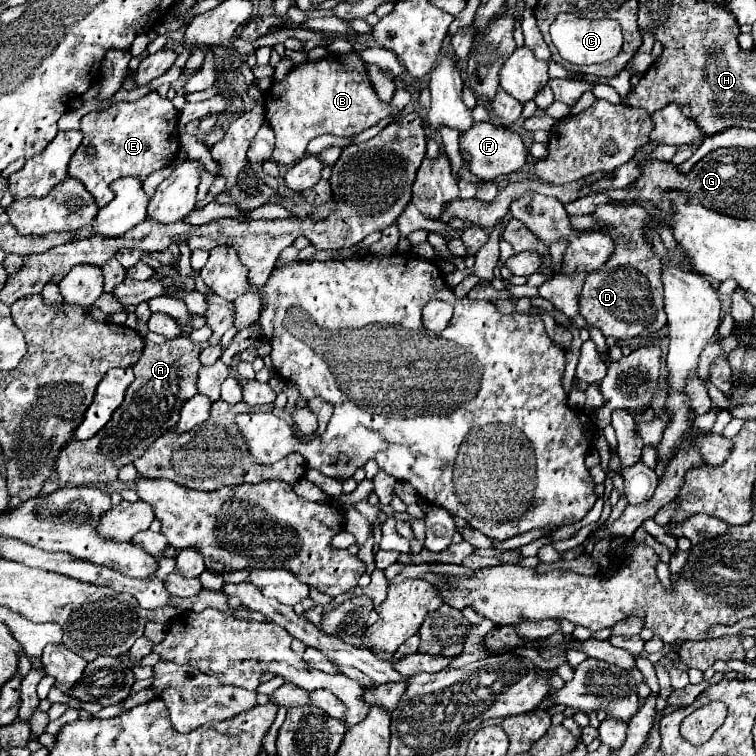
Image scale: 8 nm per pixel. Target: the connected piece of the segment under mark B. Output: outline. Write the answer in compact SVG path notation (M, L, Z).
M329 55L321 59L319 63L301 63L293 67L281 83L273 83L271 91L263 95L265 99L265 121L267 125L275 131L275 149L273 149L273 161L277 165L293 165L301 157L305 157L305 147L307 143L323 133L329 135L339 135L339 137L349 137L355 133L361 133L369 127L373 127L381 117L395 115L395 119L401 117L401 111L393 111L391 105L383 105L369 81L365 63L355 55Z

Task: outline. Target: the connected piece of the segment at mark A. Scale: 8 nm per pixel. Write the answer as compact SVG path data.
M183 335L165 341L163 345L145 341L145 349L137 365L133 365L135 381L127 389L125 401L113 413L105 429L87 441L71 441L61 451L61 457L57 459L59 485L107 485L115 481L117 471L123 465L141 457L141 453L145 453L145 449L161 437L165 429L175 427L181 411L179 403L197 395L197 371L201 367L199 353L201 347Z

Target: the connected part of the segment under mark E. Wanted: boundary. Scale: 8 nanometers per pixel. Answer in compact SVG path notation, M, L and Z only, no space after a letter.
M157 91L149 93L147 97L135 101L135 103L111 103L109 107L101 111L91 111L81 119L81 131L83 131L83 143L75 151L71 163L69 163L69 175L79 179L87 191L95 197L97 205L103 207L113 199L111 183L125 177L125 175L135 175L141 181L161 169L167 167L175 161L181 143L179 143L179 129L177 129L177 111L169 99L161 99Z

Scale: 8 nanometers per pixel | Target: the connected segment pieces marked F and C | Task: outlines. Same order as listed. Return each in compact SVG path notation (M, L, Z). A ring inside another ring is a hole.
M475 123L469 131L465 131L461 137L461 151L463 151L463 157L469 159L471 173L475 173L485 181L513 171L521 171L521 167L527 163L527 157L529 157L529 149L525 147L521 135L493 123Z
M561 13L553 25L551 25L551 39L555 47L559 49L559 55L577 65L591 65L591 63L603 63L613 59L623 45L621 27L613 19L583 19L571 13Z

